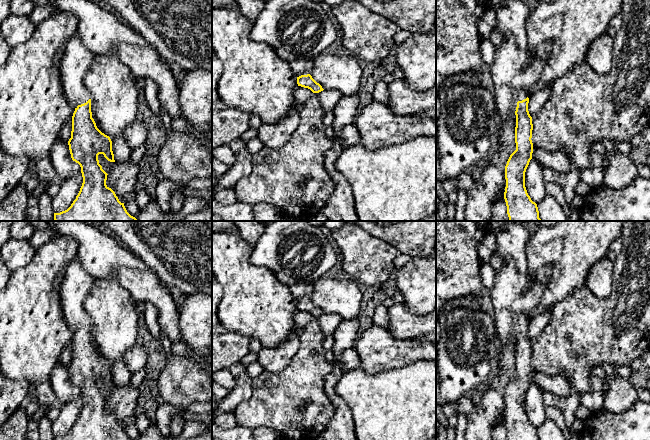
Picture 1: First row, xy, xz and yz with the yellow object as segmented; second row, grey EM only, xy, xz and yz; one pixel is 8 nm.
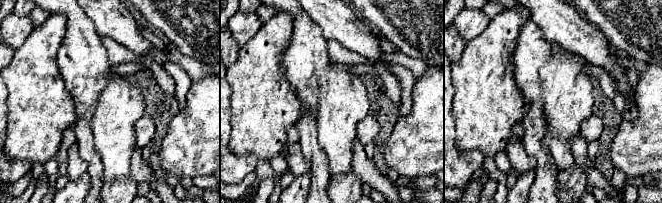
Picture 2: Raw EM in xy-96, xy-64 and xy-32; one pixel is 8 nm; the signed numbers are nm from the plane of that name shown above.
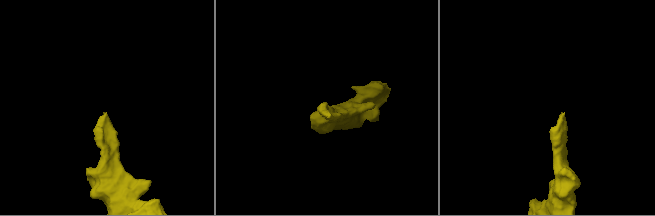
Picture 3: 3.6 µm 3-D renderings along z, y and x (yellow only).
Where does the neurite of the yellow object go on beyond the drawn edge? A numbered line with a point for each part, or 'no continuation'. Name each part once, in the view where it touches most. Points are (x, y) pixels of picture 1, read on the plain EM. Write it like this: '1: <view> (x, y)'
1: xy (77, 283)

